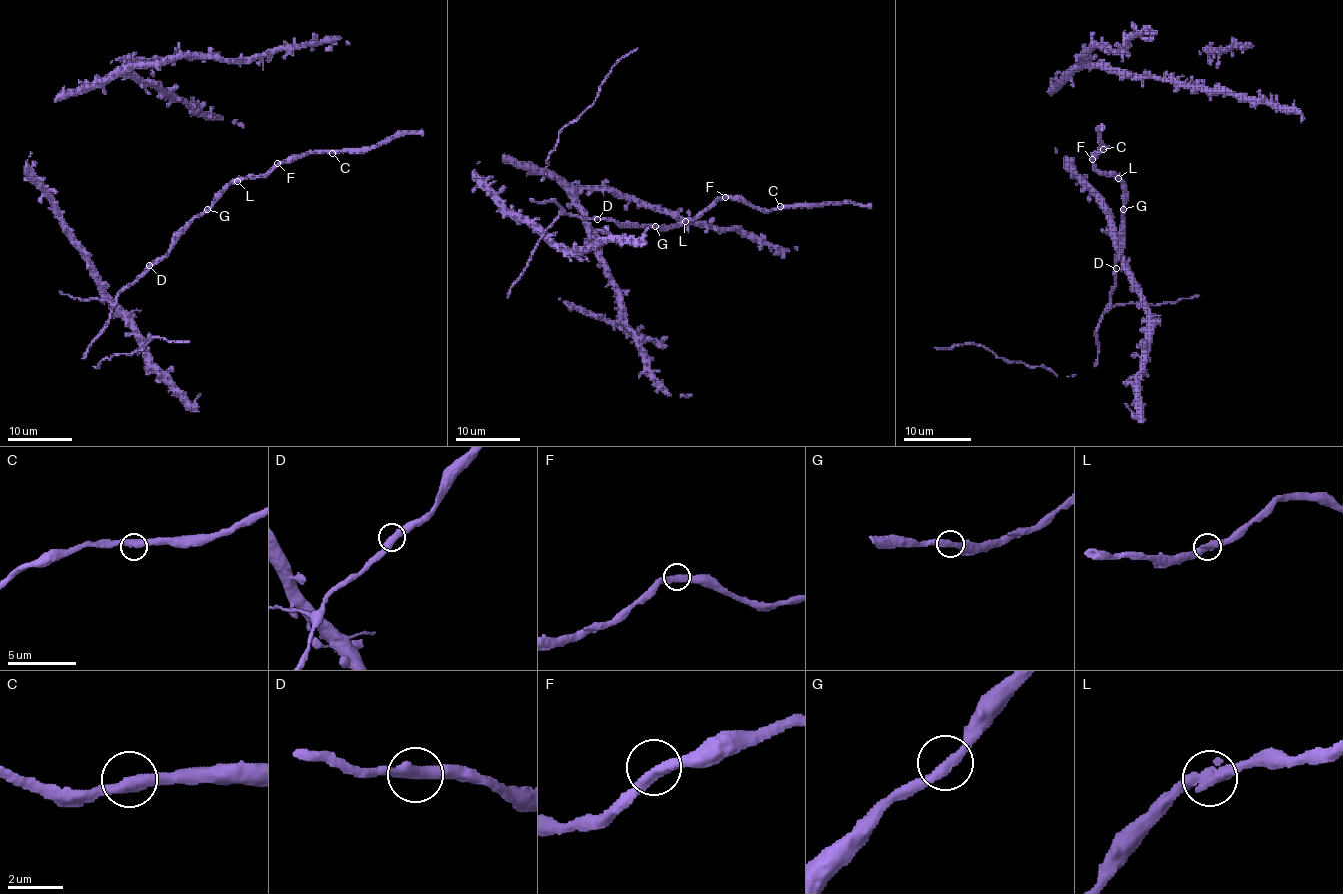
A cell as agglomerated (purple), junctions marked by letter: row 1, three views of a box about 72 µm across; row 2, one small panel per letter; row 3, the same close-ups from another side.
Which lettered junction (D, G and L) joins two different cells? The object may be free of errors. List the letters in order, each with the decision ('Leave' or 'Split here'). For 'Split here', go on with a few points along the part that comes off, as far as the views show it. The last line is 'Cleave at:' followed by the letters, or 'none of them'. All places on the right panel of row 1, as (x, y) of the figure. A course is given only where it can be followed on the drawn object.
D: Leave
G: Leave
L: Leave
Cleave at: none of them

